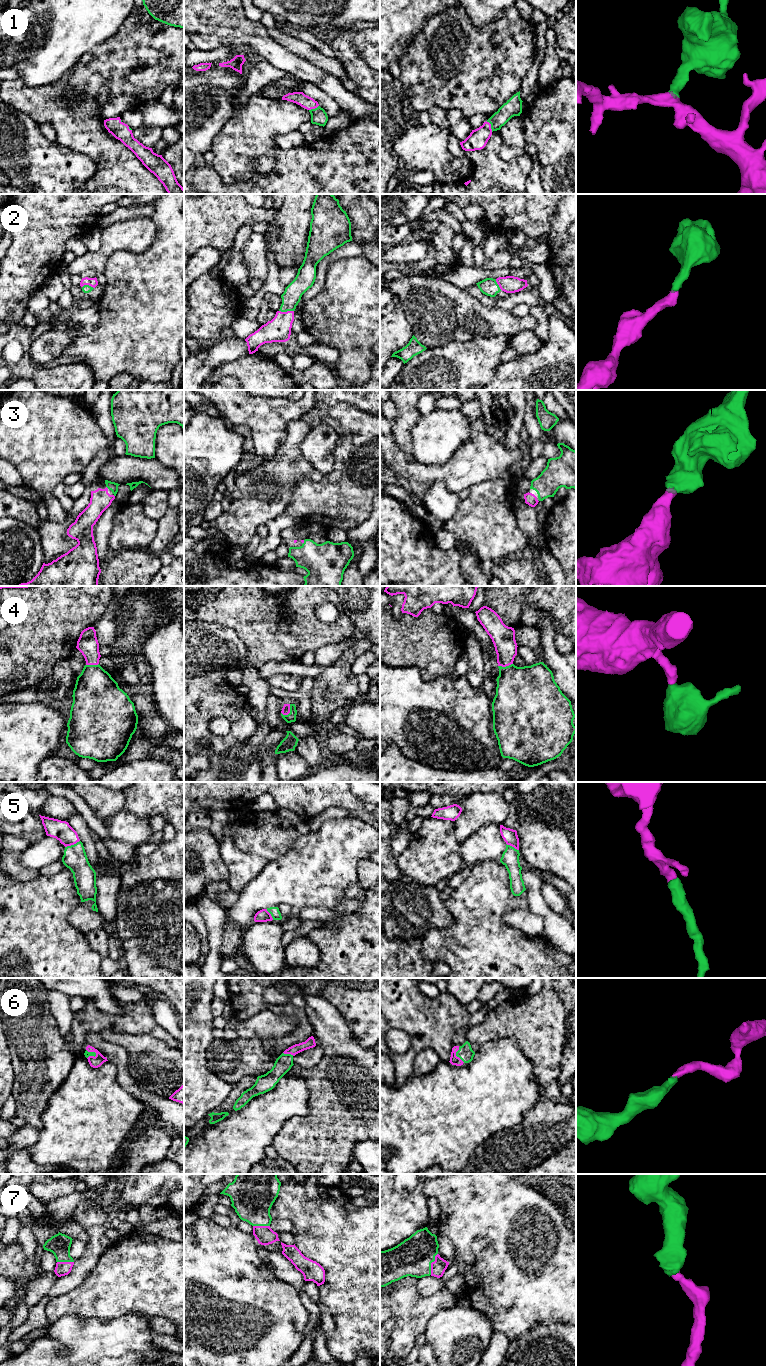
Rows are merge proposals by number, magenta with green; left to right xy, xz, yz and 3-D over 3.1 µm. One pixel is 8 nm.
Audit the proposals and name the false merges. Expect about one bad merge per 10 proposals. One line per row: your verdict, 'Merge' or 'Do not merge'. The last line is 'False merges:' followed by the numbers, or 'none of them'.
1: Merge
2: Merge
3: Merge
4: Merge
5: Merge
6: Merge
7: Merge
False merges: none of them

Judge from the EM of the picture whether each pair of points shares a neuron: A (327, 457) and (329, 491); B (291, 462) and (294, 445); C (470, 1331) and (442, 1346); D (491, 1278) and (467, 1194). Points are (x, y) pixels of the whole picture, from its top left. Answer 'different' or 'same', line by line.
A: different
B: same
C: same
D: same

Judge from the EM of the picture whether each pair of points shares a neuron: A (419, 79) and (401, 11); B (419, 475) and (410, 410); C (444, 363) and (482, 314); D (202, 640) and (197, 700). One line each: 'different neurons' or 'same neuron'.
A: different neurons
B: different neurons
C: different neurons
D: different neurons

